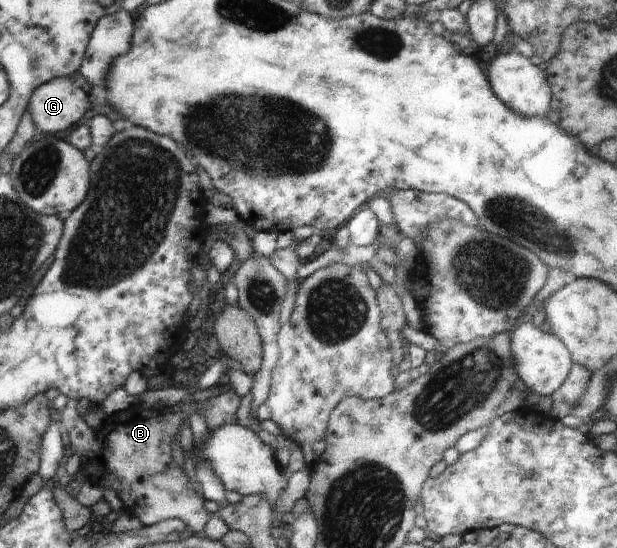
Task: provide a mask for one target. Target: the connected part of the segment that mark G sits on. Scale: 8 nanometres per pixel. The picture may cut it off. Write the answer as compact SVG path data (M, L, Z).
M75 77L49 80L37 88L28 110L34 124L48 135L76 126L90 109L88 95L74 83Z

